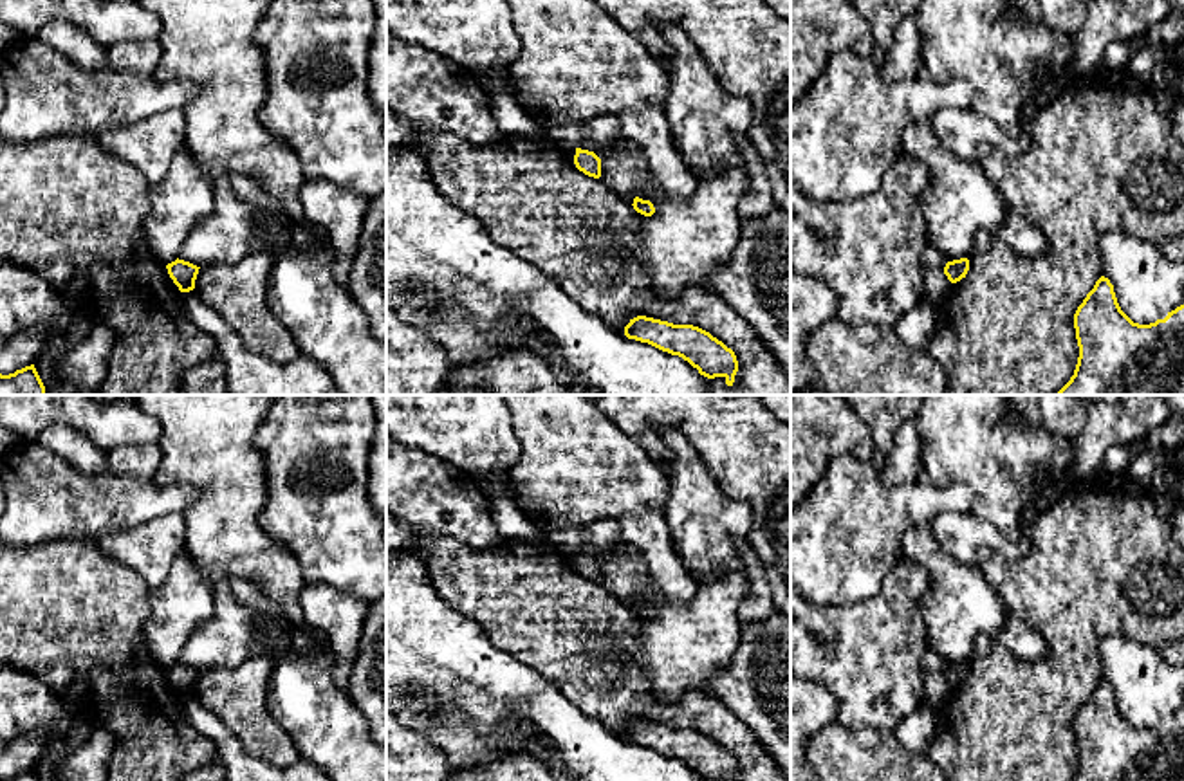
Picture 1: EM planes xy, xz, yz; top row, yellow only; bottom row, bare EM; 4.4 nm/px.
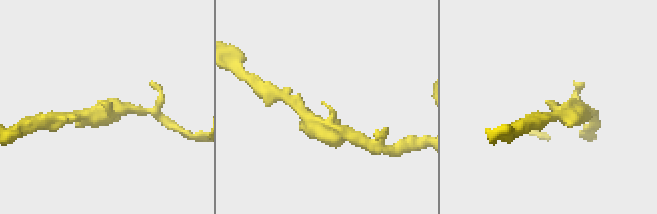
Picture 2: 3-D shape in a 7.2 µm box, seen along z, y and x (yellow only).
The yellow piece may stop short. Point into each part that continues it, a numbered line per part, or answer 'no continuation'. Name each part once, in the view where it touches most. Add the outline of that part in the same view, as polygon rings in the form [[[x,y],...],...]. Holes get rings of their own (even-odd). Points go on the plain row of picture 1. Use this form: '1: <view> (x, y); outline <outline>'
no continuation

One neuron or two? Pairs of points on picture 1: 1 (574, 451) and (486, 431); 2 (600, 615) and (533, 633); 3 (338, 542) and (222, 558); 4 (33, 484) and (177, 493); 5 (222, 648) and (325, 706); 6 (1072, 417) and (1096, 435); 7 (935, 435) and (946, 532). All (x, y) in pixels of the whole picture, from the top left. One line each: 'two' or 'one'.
1: two
2: one
3: two
4: one
5: two
6: two
7: two

